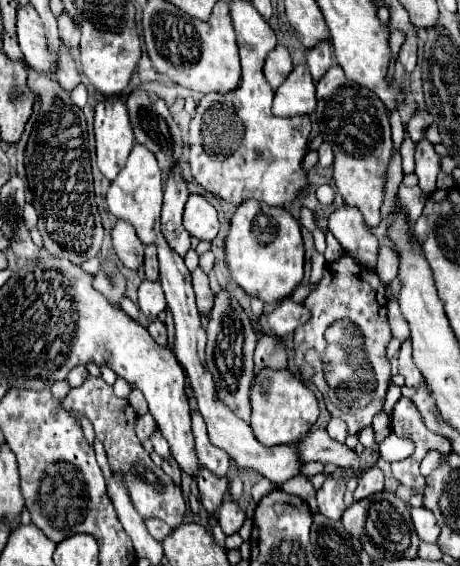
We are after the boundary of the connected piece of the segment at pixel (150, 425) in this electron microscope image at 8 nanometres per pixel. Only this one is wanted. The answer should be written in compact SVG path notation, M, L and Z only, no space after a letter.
M144 414L144 416L138 416L134 428L136 428L136 434L140 440L148 440L156 428L156 422L154 422L152 414Z

